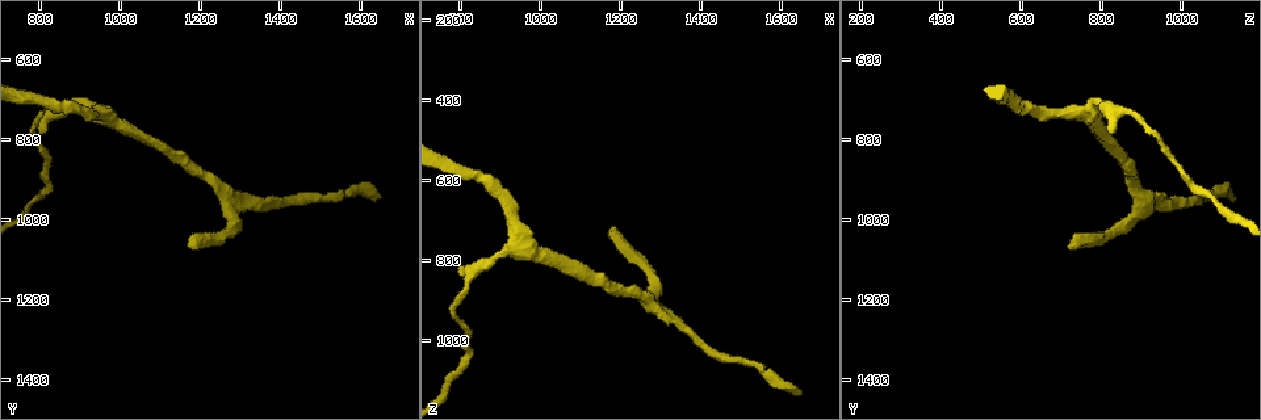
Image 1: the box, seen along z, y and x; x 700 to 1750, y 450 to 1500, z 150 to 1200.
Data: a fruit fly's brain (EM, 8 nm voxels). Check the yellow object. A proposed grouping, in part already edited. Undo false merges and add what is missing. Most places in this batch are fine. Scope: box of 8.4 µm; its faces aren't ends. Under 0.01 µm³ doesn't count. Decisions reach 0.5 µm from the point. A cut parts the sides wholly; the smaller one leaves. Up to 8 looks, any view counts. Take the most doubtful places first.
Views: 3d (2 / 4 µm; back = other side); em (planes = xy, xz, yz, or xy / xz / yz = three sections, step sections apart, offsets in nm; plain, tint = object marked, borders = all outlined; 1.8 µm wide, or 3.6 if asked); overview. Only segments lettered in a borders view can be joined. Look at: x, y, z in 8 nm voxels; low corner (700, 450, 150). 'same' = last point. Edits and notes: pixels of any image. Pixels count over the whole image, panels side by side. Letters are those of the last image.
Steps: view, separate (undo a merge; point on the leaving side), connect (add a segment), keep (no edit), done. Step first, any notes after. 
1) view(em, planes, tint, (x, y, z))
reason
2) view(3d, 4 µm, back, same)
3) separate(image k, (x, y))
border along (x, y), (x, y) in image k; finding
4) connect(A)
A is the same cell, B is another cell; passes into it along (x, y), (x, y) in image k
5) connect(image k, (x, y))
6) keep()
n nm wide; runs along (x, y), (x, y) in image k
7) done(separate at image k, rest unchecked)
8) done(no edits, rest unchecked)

view(em, planes, borders, (800, 785, 830))
free end

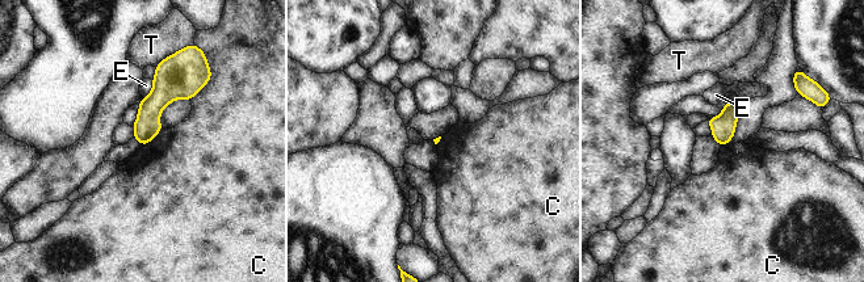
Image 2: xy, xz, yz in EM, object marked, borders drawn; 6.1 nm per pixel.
keep()
C, E and T are other cells; border along (162, 127), (143, 146) in image 2; none of them fits

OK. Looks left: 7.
view(3d, 2 µm, (1185, 1065, 715))
an open end

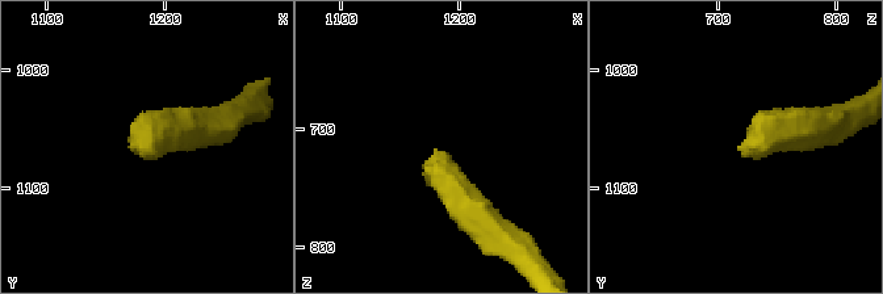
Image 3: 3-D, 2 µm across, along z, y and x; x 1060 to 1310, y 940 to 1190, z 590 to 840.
view(em, xy, step 8, tint, (1184, 1064, 716))

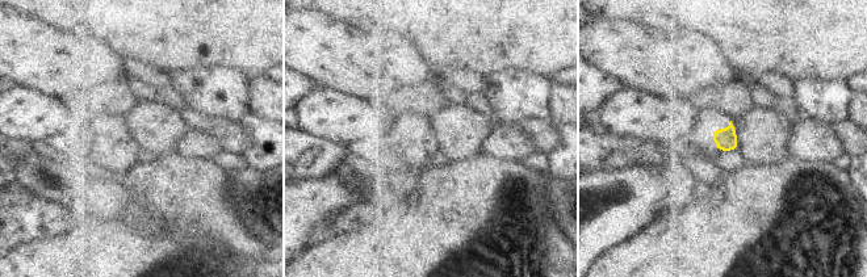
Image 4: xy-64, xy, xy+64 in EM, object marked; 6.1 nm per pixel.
view(em, planes, borders, same)
another direction

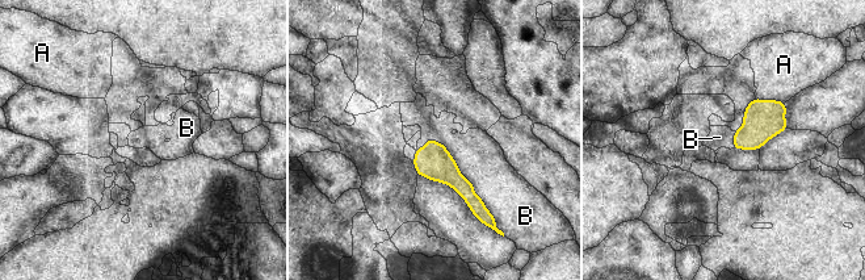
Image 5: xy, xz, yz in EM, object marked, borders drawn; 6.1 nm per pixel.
keep()
180 nm wide; A and B are other cells; border along (427, 138), (446, 149), (488, 210) in image 5; no lettered segment goes on from it

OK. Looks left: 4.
view(3d, 2 µm, (1650, 950, 1135))
end of a long branch

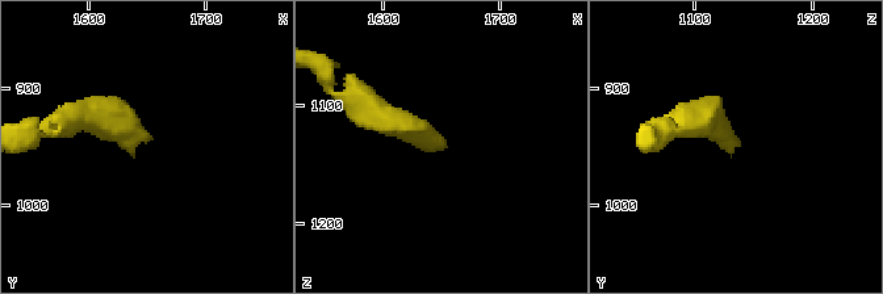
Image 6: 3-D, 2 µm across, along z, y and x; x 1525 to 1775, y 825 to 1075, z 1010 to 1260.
view(em, planes, borders, (1652, 944, 1136))
shape alone is not enough

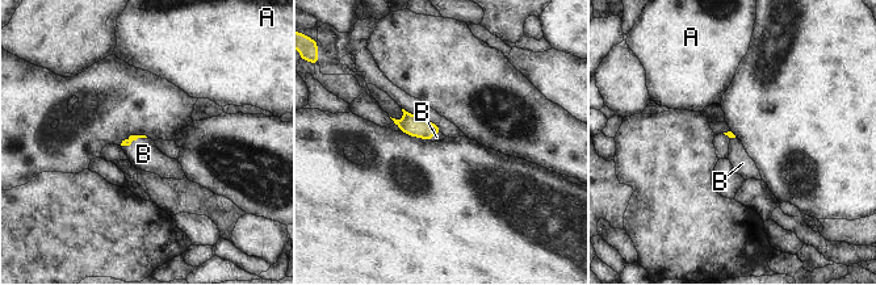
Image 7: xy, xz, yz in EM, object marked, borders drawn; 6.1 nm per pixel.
connect(B)
B touches over 170 nm; B is the same cell, A is another cell; the cell continues

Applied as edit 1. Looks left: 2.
done(connect at image 7, rest unchecked)

